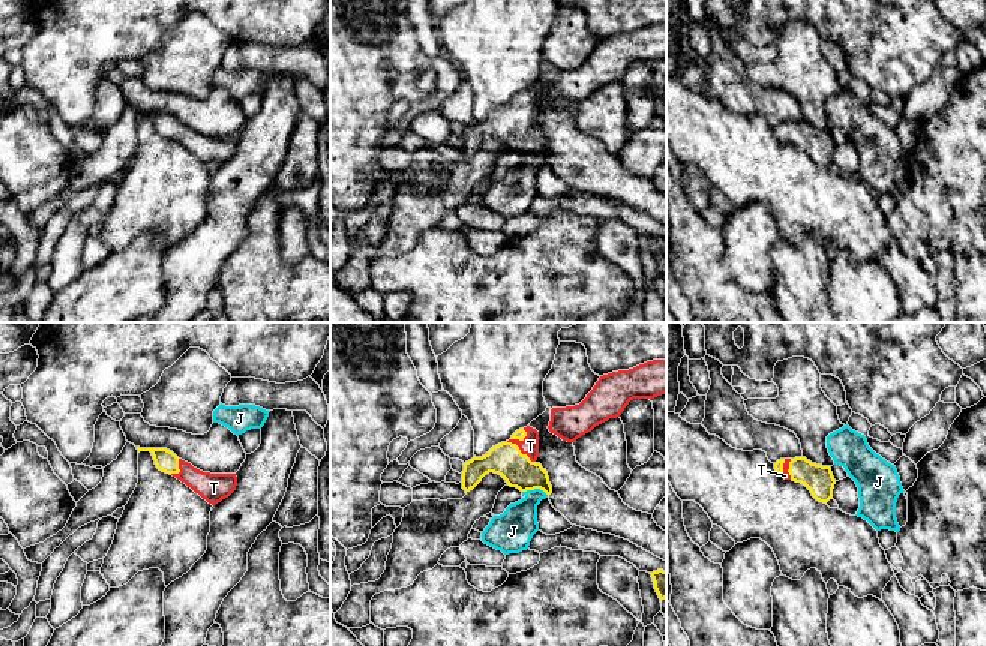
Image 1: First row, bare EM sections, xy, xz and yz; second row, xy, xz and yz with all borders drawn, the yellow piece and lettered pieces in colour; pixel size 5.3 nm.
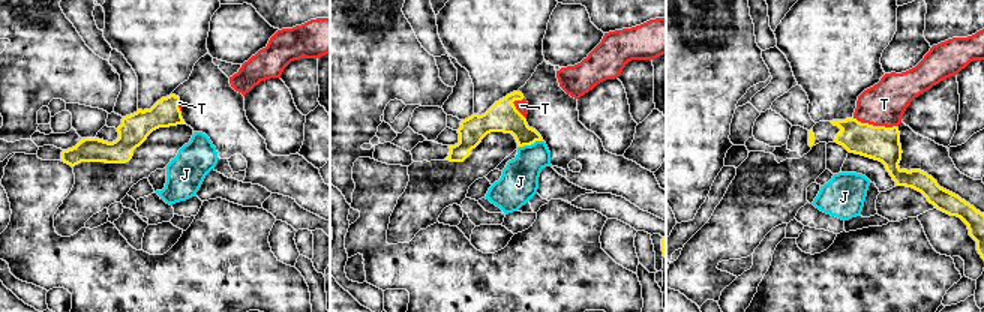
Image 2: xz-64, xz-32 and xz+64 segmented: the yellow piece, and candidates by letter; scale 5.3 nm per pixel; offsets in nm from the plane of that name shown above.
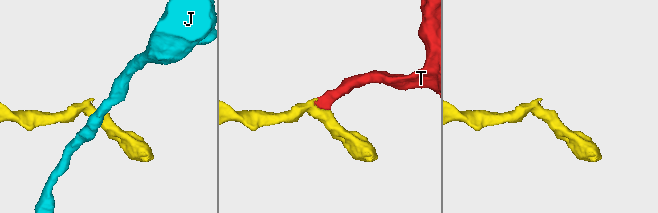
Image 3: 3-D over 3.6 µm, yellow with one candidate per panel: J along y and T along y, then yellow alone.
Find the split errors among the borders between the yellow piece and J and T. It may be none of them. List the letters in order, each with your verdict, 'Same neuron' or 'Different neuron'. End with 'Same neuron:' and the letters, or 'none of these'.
J: Different neuron
T: Same neuron
Same neuron: T

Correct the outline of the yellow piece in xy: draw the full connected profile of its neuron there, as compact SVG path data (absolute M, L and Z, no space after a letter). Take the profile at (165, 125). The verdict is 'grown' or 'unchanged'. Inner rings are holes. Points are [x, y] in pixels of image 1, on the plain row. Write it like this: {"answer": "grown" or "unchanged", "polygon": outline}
{"answer": "grown", "polygon": "M140 112L140 115L150 115L155 129L159 135L170 138L191 151L209 168L215 169L228 162L237 150L236 138L210 138L194 132L191 127L179 123L167 112Z"}

